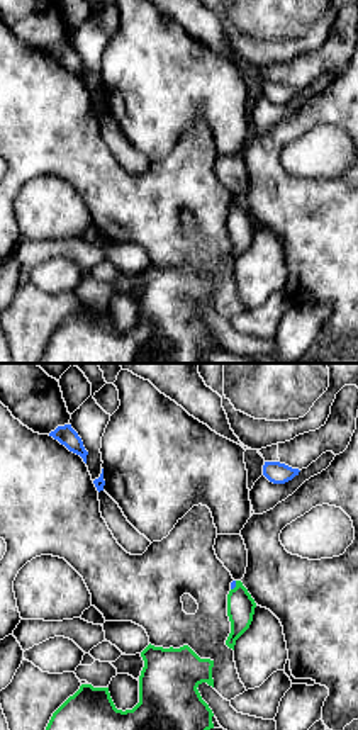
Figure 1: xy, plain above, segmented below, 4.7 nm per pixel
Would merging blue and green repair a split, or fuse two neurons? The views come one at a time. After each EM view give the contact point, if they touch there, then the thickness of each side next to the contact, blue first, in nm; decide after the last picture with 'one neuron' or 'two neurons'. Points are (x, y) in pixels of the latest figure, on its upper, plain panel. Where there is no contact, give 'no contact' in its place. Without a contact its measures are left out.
(234, 206) | 30/130 nm

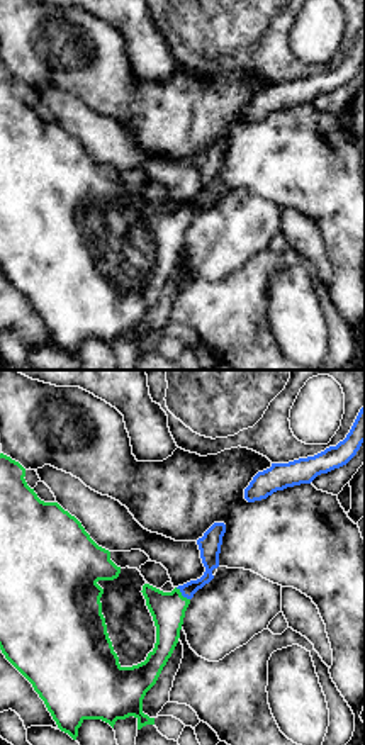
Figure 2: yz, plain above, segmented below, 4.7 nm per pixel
(182, 214) | 100/160 nm

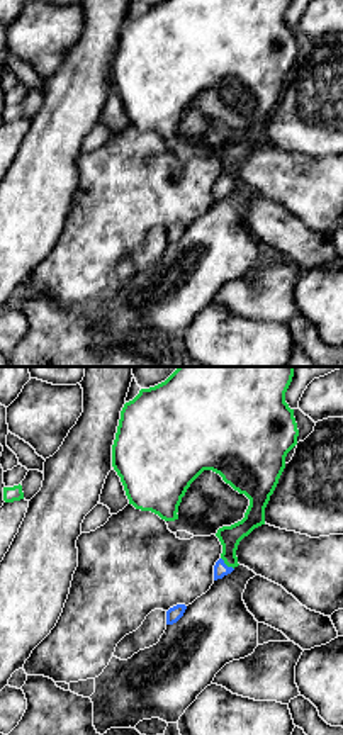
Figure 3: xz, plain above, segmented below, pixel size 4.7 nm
(224, 184) | 70/110 nm

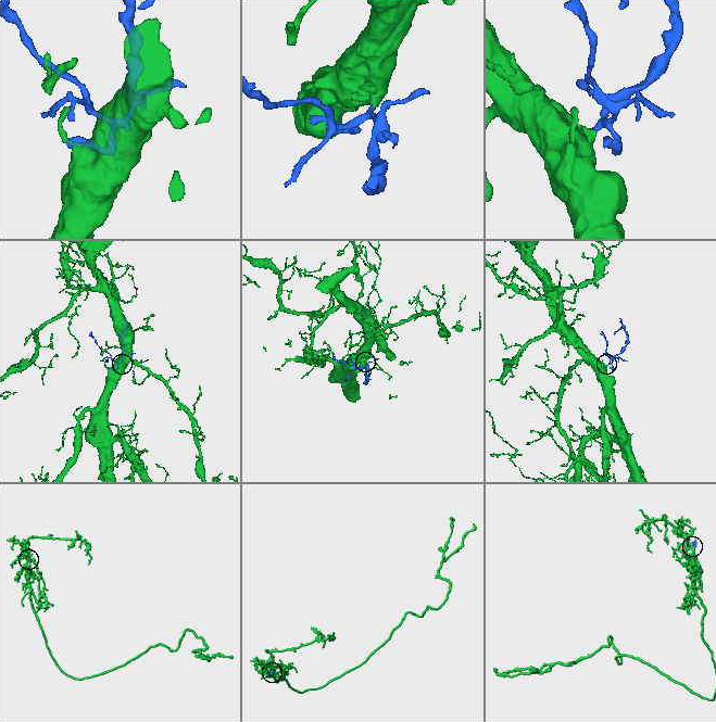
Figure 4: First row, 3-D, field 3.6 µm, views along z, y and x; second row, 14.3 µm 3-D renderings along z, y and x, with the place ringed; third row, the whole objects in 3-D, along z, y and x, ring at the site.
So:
one neuron

